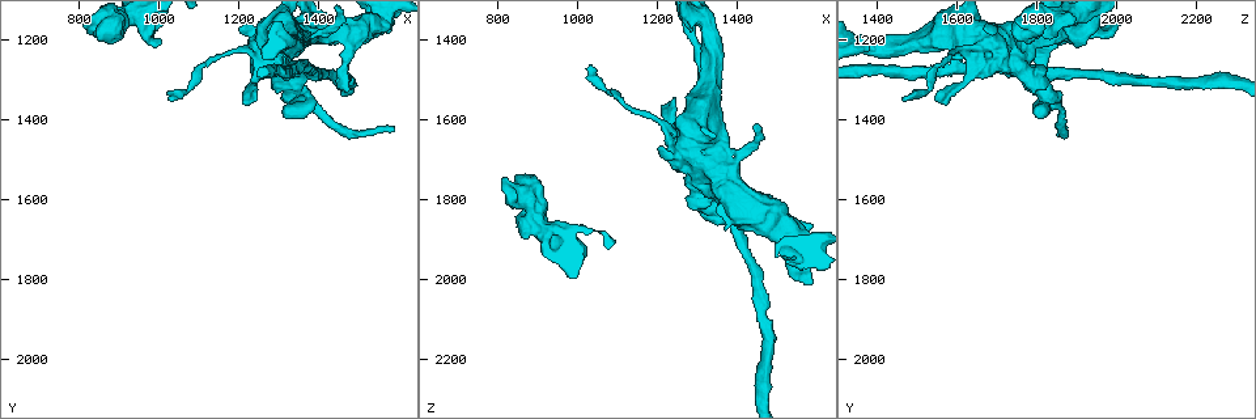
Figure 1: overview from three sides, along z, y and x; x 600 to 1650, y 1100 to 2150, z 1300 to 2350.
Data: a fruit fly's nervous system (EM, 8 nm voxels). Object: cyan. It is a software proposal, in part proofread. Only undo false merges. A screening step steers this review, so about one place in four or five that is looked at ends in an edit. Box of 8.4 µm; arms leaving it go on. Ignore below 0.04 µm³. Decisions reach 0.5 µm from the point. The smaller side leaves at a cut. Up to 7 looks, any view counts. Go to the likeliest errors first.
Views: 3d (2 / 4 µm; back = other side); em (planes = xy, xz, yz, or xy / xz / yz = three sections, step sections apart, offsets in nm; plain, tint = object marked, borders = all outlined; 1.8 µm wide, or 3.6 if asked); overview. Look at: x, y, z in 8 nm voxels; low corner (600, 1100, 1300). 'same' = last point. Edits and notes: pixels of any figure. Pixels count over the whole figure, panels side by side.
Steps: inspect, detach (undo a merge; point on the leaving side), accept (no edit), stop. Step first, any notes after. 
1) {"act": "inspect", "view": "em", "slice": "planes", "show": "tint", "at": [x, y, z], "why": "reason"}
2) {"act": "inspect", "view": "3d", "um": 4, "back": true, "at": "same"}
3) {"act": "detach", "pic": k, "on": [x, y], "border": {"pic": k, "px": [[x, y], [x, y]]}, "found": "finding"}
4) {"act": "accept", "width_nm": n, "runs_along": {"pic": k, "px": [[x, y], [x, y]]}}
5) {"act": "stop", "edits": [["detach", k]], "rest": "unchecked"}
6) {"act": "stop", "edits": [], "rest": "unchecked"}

{"act": "inspect", "view": "3d", "um": 4, "at": [1300, 1200, 1695], "why": "small branch off a trunk"}

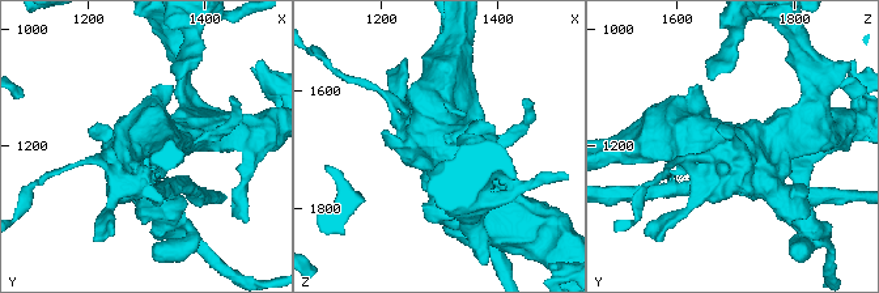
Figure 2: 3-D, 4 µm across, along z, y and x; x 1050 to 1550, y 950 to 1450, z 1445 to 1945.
{"act": "inspect", "view": "em", "um": 3.6, "slice": "planes", "show": "tint", "at": [1305, 1200, 1690]}

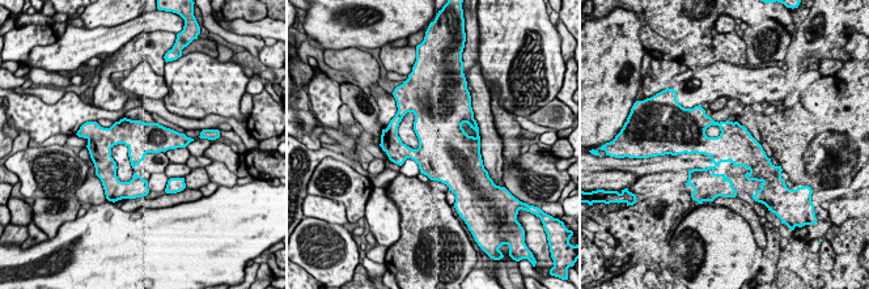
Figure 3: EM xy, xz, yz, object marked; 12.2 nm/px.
{"act": "accept", "found": "all the same neuron"}

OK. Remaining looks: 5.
{"act": "inspect", "view": "3d", "um": 2, "at": [890, 1175, 1810], "why": "calibre changes"}

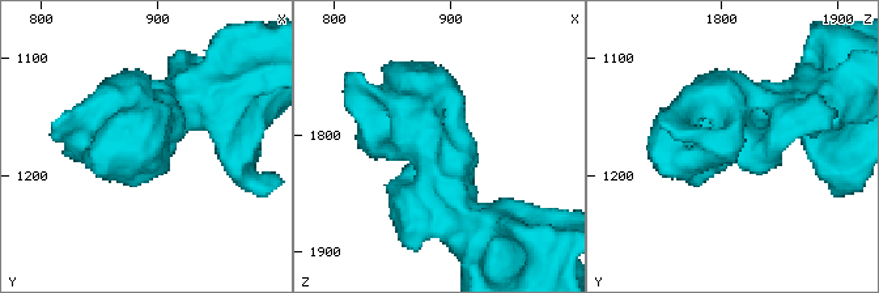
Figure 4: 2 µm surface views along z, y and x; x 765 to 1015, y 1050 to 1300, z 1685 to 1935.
{"act": "inspect", "view": "em", "slice": "planes", "show": "tint", "at": [892, 1174, 1806]}

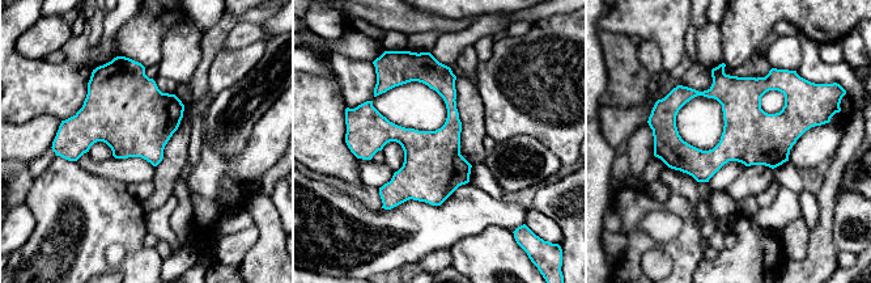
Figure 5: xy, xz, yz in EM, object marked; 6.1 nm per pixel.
{"act": "accept", "found": "all the same neuron"}

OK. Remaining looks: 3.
{"act": "inspect", "view": "em", "um": 3.6, "slice": "planes", "show": "tint", "at": [1475, 1180, 1850], "why": "thick turns thin"}

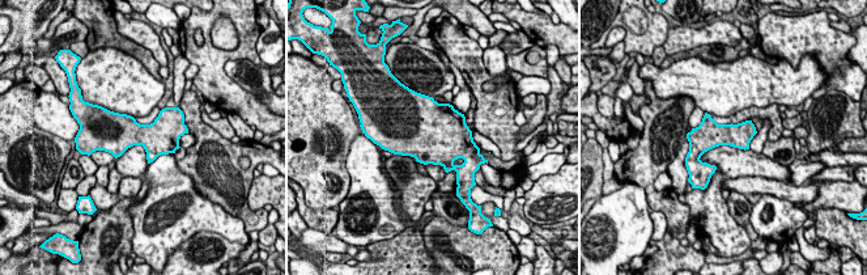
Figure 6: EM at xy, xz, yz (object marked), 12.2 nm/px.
{"act": "accept", "width_nm": 280, "found": "continuous, no second neuron"}

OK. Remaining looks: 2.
{"act": "stop", "edits": [], "rest": "unchecked"}

